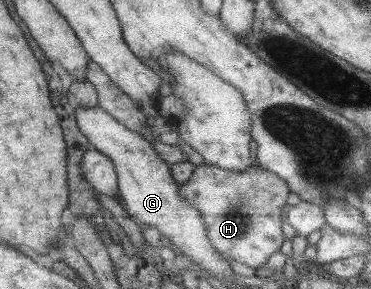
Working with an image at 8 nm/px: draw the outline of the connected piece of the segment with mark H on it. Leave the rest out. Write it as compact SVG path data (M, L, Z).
M209 164L194 166L187 181L178 184L178 194L188 201L202 217L209 243L222 255L261 270L263 263L279 251L283 243L281 208L290 189L287 183L261 166L249 166L241 171L227 171Z

